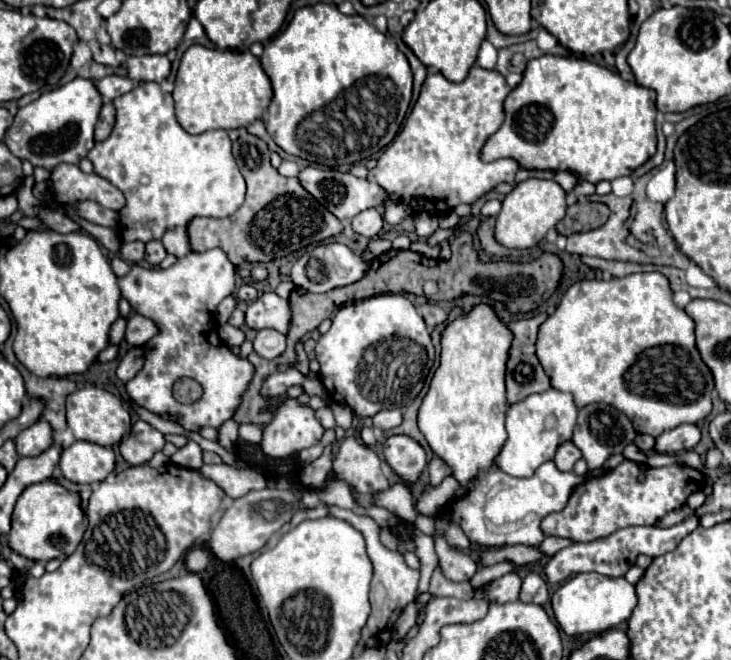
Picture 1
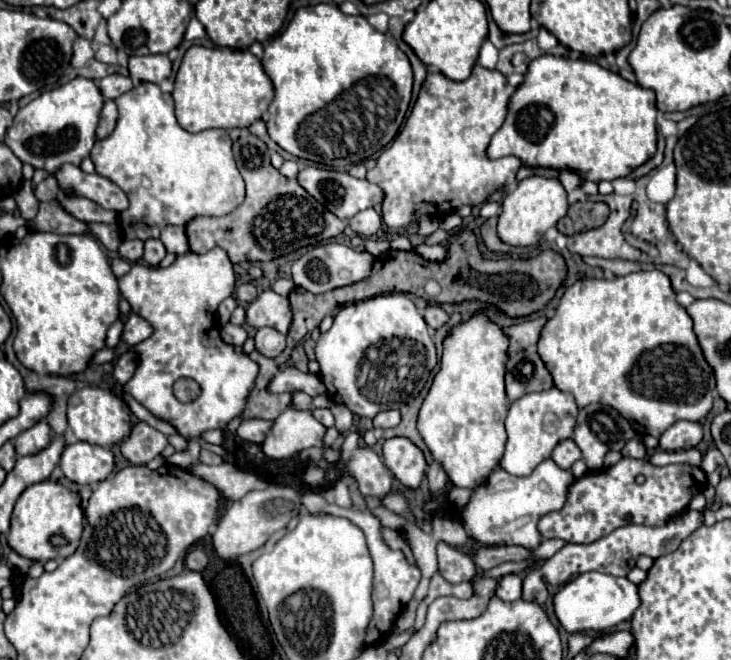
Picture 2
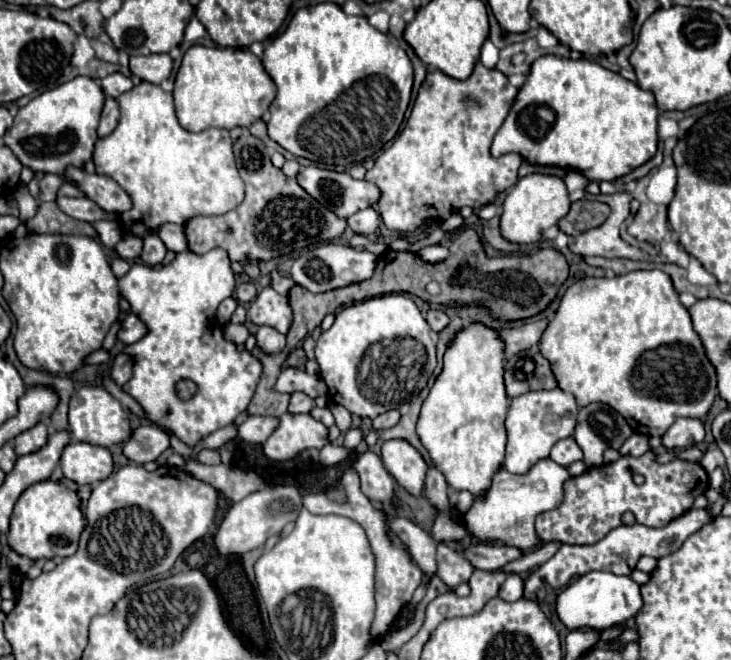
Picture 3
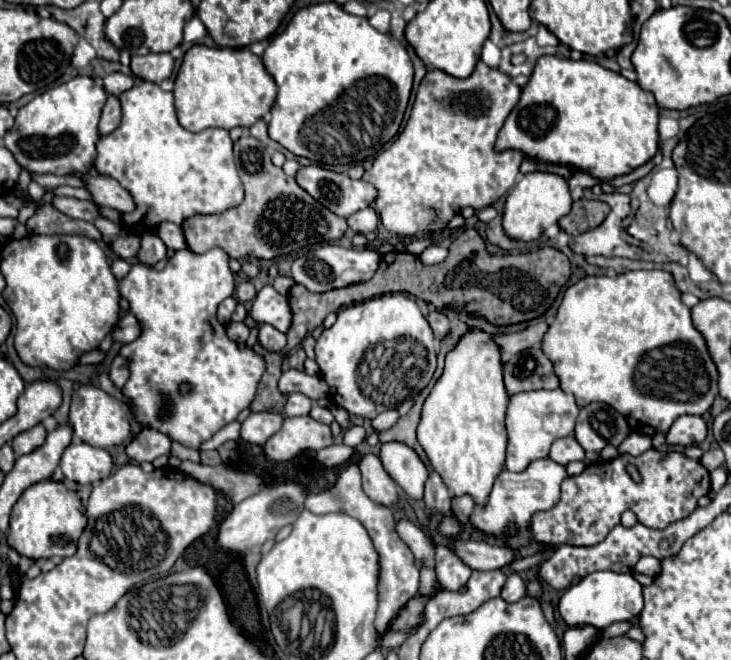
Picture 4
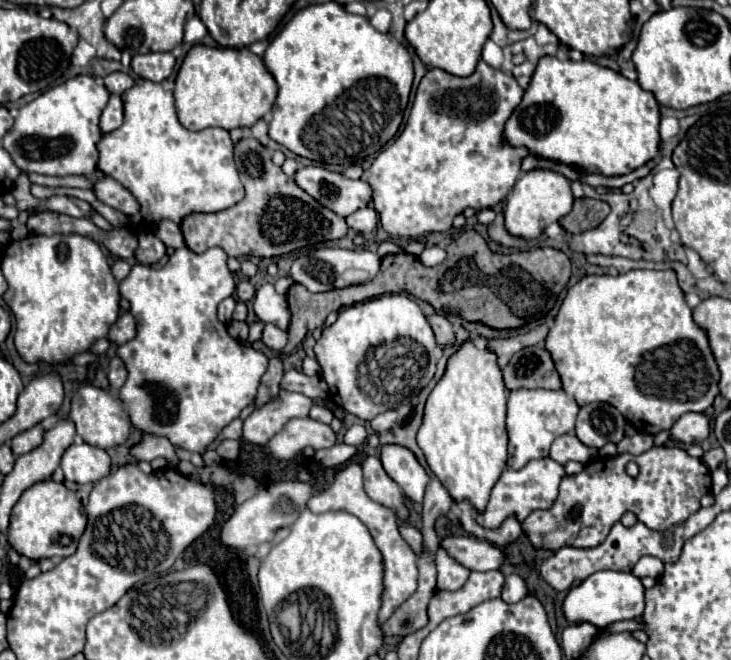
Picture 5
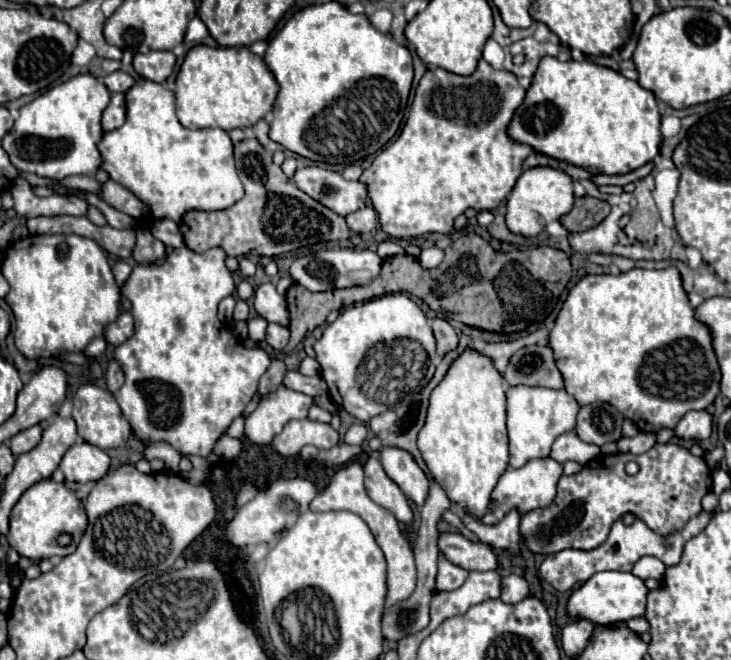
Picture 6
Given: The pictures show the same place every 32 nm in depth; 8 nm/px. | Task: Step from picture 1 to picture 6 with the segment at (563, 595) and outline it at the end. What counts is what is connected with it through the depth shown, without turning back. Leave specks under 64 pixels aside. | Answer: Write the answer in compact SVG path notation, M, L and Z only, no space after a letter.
M596 572L590 580L572 590L566 602L566 614L572 620L590 620L598 626L610 626L620 620L642 616L646 610L646 594L648 588L644 582L630 572Z

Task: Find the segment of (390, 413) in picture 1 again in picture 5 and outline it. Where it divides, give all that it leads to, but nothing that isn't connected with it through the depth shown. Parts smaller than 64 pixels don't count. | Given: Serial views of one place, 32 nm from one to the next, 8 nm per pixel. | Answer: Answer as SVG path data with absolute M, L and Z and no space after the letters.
M388 410L388 412L382 412L380 416L376 416L376 418L370 422L370 426L372 426L372 430L378 434L378 432L382 432L382 430L392 428L392 426L396 424L396 420L398 420L396 410Z

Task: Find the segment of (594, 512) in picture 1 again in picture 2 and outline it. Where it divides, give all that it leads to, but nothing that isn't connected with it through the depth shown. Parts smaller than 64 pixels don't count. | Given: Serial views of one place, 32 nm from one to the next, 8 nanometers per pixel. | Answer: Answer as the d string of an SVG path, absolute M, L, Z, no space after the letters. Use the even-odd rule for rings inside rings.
M622 458L616 466L602 468L598 472L588 472L572 488L568 490L568 500L560 512L550 512L544 516L538 524L540 534L544 538L562 538L566 542L578 542L588 544L602 536L608 536L616 528L628 526L628 524L644 524L644 526L664 526L664 520L672 516L672 512L682 512L688 508L688 502L694 494L702 492L706 488L706 474L702 468L690 466L690 464L670 464L670 466L652 466L648 460L634 460L634 458ZM636 476L644 476L646 480L642 484L636 482Z

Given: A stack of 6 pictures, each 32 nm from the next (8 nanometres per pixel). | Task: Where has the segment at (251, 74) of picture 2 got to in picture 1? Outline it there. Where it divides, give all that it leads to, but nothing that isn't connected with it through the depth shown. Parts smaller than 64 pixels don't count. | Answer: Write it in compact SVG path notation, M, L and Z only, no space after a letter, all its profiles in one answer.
M190 46L180 60L172 96L176 102L176 118L180 112L180 126L188 134L202 134L218 128L232 130L250 126L266 112L272 98L272 86L260 60L248 50Z

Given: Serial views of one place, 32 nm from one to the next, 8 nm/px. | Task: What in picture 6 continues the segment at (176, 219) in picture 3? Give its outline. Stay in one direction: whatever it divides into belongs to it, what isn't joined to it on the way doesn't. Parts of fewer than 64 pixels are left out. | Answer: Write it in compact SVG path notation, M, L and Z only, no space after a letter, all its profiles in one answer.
M150 80L142 86L134 84L126 92L126 122L106 132L98 150L102 154L100 168L146 206L146 214L138 220L170 218L180 222L190 210L224 210L244 196L228 132L222 128L184 128L174 112L174 94Z

